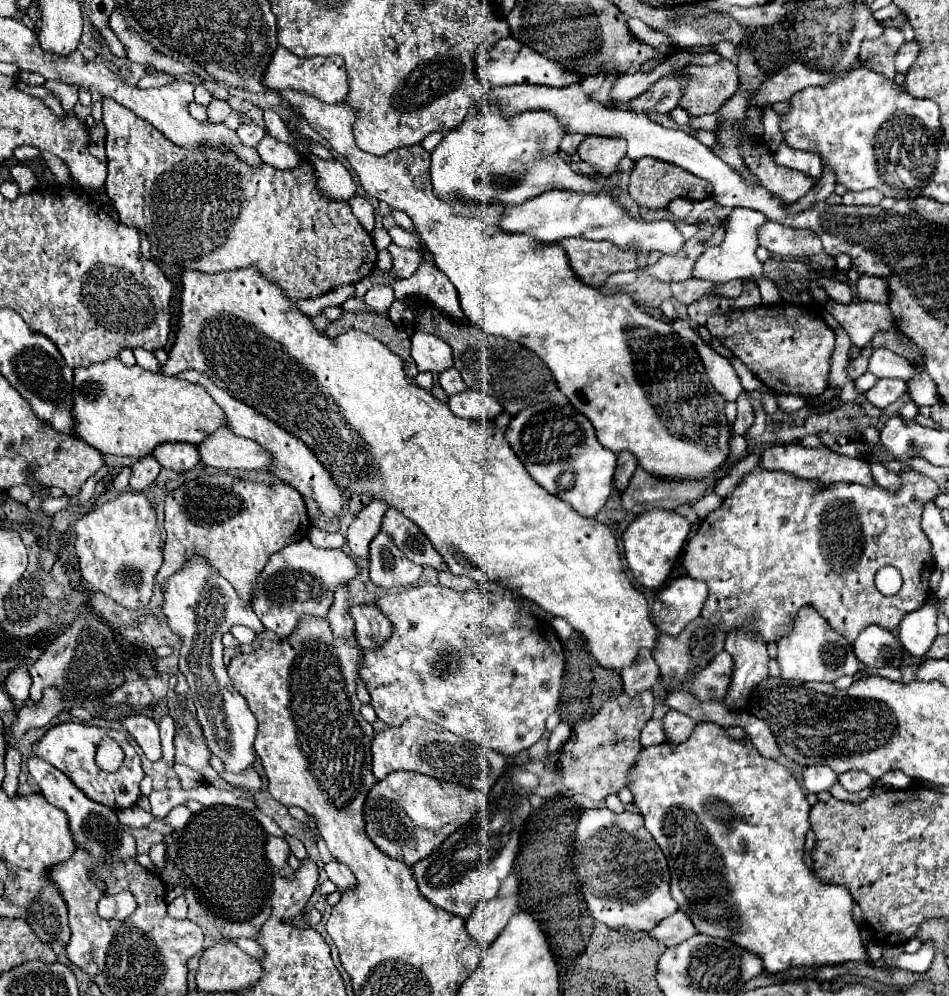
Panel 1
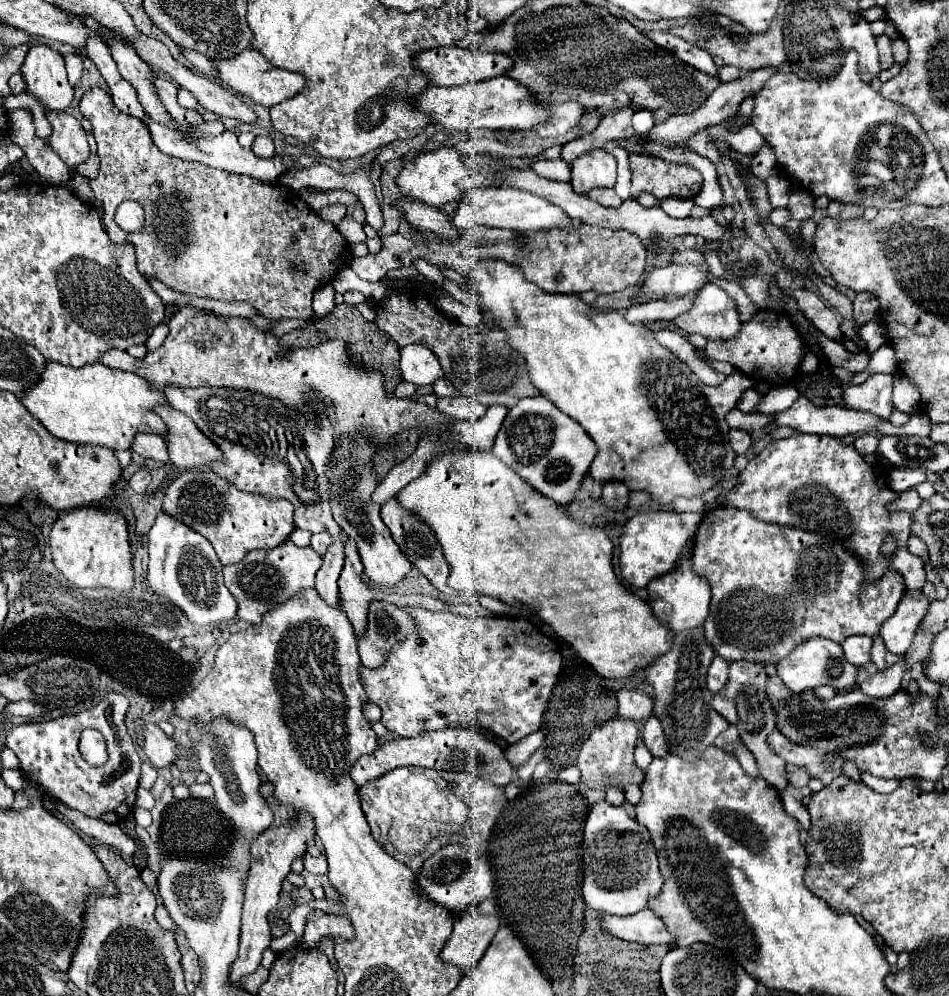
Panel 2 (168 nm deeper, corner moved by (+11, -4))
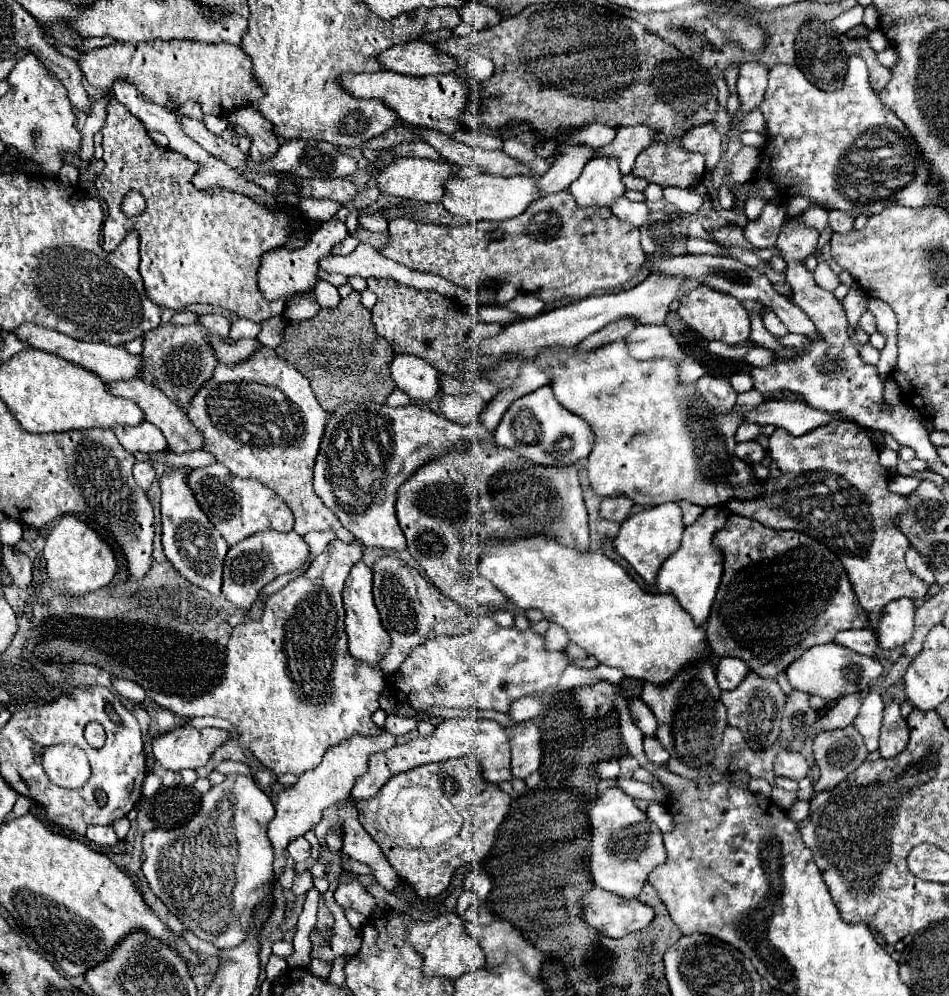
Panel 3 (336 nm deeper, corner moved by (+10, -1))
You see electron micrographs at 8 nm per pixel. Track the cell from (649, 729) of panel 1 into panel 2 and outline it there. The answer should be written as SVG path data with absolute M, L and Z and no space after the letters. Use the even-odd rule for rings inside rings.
M639 744L639 746L635 748L635 764L637 764L637 768L641 768L641 770L645 772L645 768L649 768L651 760L653 760L651 752L649 752L643 744Z

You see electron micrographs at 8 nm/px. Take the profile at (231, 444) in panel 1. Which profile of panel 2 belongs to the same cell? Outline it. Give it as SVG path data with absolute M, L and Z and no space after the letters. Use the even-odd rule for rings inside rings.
M161 404L153 408L167 424L167 434L163 436L169 448L171 464L179 468L195 468L209 466L211 462L219 462L223 458L221 450L195 426L191 418L177 412L169 404Z

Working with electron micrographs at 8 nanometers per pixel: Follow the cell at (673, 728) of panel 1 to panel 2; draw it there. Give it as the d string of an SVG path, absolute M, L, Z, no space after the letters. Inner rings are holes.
M651 716L643 726L643 744L649 748L649 752L655 758L661 758L667 754L667 742L663 736L663 728L655 716Z

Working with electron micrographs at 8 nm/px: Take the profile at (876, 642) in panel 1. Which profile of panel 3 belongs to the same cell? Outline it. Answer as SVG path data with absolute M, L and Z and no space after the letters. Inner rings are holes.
M850 629L850 631L842 631L838 633L838 637L834 639L838 645L842 647L848 647L860 655L866 655L866 657L874 657L876 655L876 637L870 629Z

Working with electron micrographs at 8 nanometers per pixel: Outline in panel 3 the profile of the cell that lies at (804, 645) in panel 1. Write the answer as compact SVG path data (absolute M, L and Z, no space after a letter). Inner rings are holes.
M826 643L818 647L810 647L796 661L792 661L786 669L786 677L790 685L798 691L806 691L810 695L820 695L826 701L836 701L844 695L868 689L874 679L882 675L882 665L874 657L862 657L838 643Z

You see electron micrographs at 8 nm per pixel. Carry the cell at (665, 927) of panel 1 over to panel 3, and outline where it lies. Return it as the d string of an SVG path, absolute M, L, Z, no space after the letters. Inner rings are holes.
M592 887L582 901L582 917L598 933L620 939L644 929L654 919L654 909L638 899L622 901L604 889Z

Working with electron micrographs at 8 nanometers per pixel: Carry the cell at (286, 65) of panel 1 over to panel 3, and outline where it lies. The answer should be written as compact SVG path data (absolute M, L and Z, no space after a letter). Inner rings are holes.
M144 41L144 43L120 43L94 49L82 55L78 61L88 83L96 89L110 89L112 81L128 79L150 101L164 105L168 97L180 105L186 99L194 99L202 105L204 113L224 115L238 105L250 105L262 99L264 87L258 85L252 73L252 61L240 45L206 45L202 41Z

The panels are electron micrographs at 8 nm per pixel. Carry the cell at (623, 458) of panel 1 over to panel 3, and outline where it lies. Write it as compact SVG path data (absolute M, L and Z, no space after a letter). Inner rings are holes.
M626 495L624 497L608 497L608 499L602 499L600 515L608 521L622 523L630 515L632 507L634 507L634 503Z

